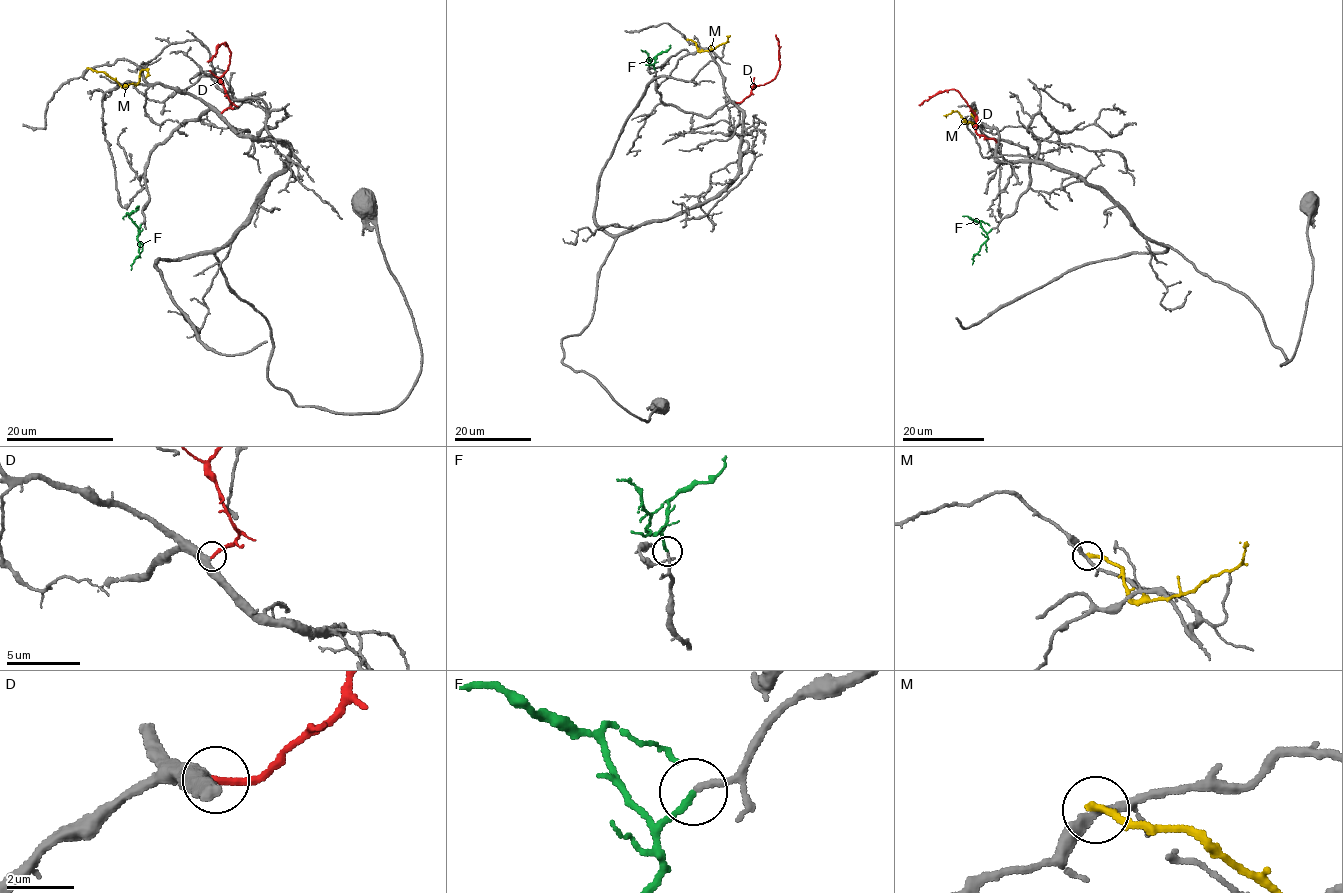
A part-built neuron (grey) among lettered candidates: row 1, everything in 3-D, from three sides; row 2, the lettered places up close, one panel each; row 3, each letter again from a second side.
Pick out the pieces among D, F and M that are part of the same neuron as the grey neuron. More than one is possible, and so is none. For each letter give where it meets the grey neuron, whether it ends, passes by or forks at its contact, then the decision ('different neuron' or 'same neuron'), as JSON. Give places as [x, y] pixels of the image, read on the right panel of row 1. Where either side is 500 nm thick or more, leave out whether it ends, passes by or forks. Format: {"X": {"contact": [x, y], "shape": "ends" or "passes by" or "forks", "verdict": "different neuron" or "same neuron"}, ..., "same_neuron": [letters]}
{"D": {"contact": [996, 142], "shape": "ends", "verdict": "same neuron"}, "F": {"contact": [991, 229], "shape": "ends", "verdict": "same neuron"}, "M": {"contact": [974, 111], "shape": "ends", "verdict": "different neuron"}, "same_neuron": ["D", "F"]}

